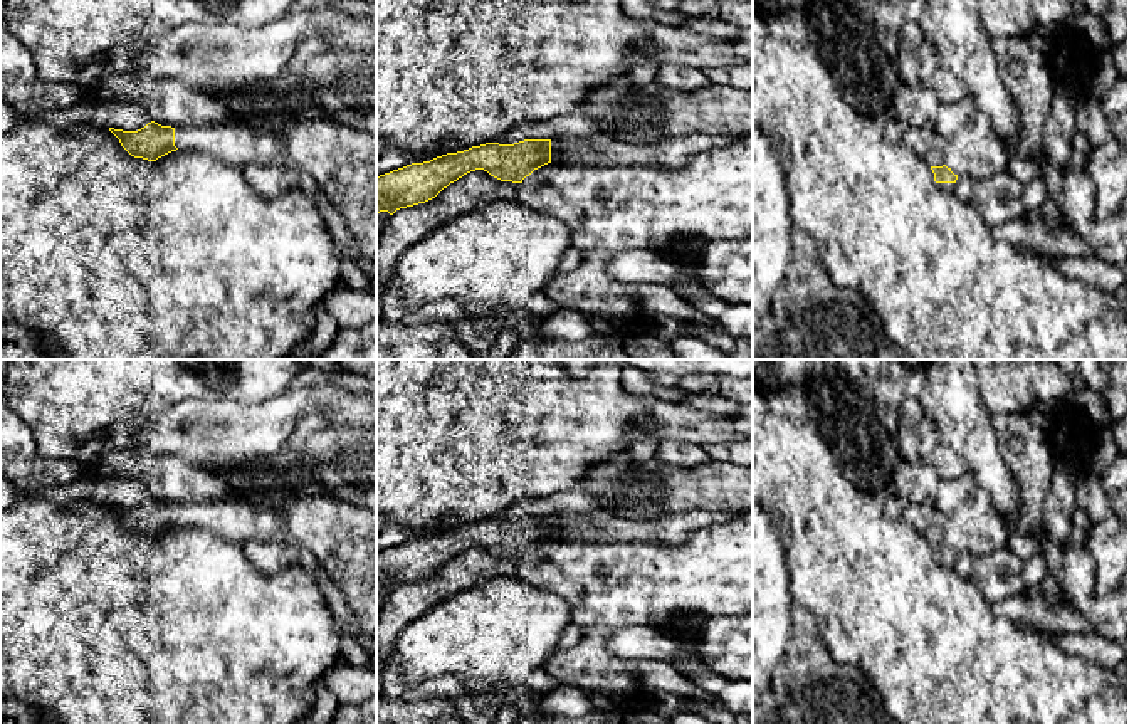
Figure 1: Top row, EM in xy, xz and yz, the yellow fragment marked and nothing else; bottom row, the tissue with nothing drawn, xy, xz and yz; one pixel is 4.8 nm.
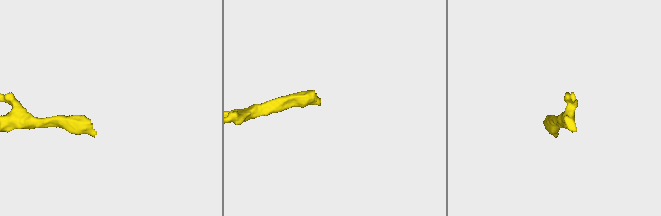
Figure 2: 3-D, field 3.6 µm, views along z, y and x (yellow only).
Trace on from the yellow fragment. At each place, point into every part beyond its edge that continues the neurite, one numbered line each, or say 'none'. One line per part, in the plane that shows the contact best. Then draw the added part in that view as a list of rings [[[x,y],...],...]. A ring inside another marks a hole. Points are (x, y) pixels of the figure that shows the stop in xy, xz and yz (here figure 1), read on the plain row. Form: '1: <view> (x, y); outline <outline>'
1: xz (607, 526); outline [[[691,509],[657,519],[628,519],[613,511],[551,514],[551,539],[573,536],[581,541],[649,541],[677,546],[689,531],[722,524],[734,517],[731,512]]]

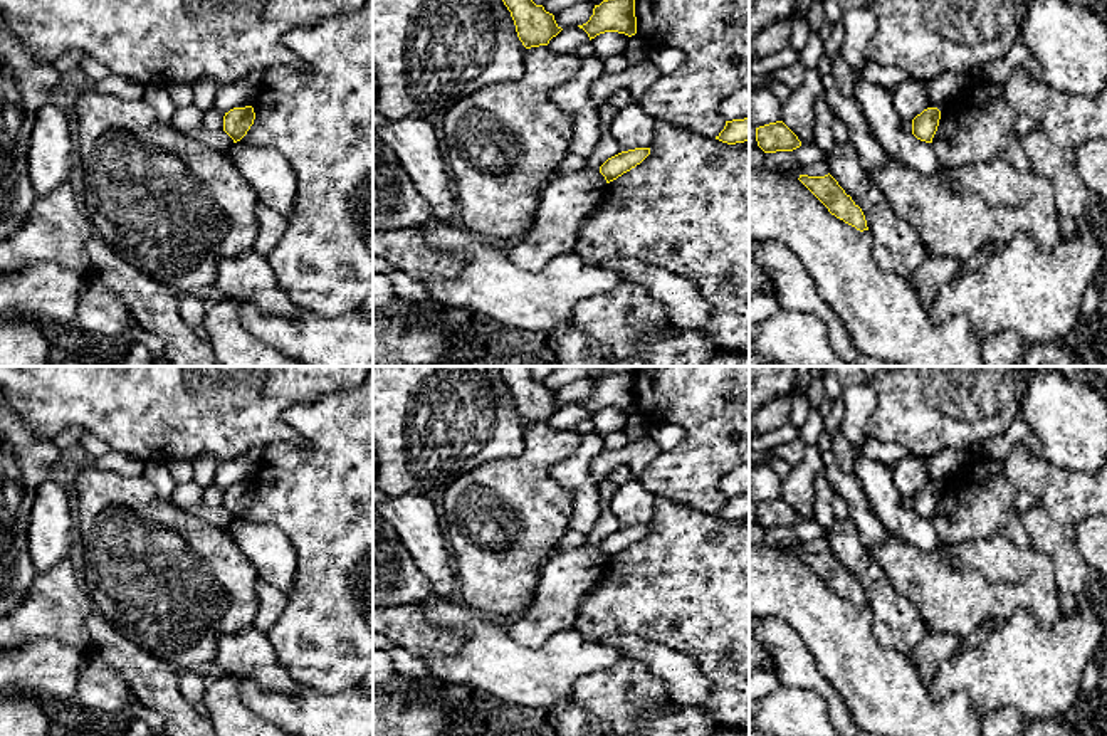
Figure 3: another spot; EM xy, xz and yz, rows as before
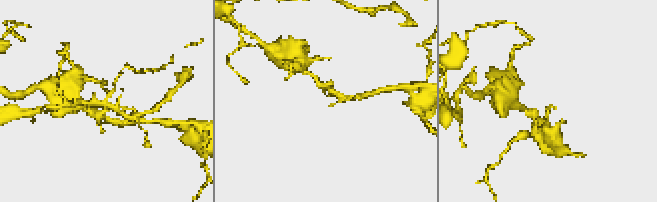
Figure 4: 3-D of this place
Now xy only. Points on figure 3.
none

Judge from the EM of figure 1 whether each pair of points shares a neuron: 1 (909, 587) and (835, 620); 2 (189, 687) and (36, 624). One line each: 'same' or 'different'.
1: same
2: same

